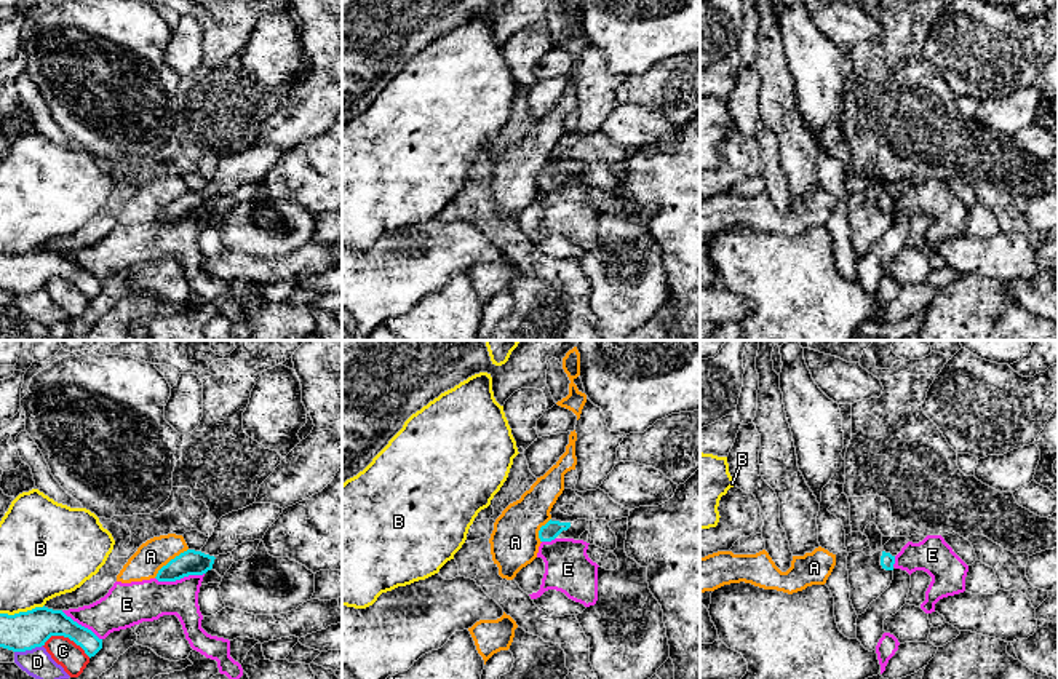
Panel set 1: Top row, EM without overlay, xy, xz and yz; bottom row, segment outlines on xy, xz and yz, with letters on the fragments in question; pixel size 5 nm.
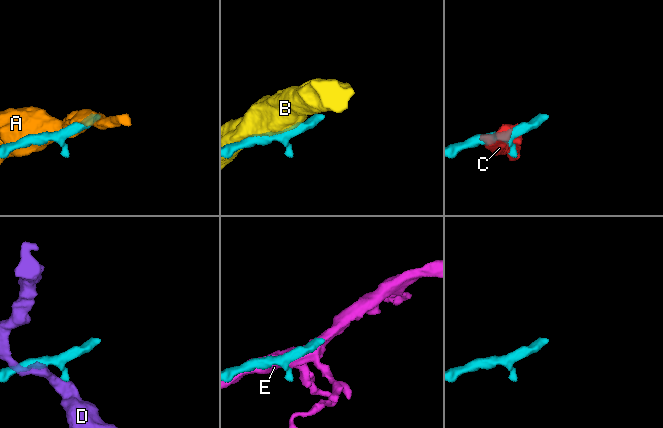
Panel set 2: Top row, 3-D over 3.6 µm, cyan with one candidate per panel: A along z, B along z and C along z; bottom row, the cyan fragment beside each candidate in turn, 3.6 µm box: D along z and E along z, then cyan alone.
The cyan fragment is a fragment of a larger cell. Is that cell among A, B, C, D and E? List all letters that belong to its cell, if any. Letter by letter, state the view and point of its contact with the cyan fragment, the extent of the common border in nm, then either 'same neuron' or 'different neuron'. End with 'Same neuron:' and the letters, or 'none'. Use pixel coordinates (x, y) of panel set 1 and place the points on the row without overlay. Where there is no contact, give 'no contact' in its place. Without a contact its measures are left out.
A: meets cyan in xy at (171, 202); contact 220 nm long; different neuron
B: meets cyan in xy at (21, 254); contact 220 nm long; different neuron
C: meets cyan in xy at (67, 278); contact 260 nm long; different neuron
D: meets cyan in xy at (27, 291); contact 150 nm long; different neuron
E: meets cyan in xy at (179, 221); contact 260 nm long; different neuron
Same neuron: none

